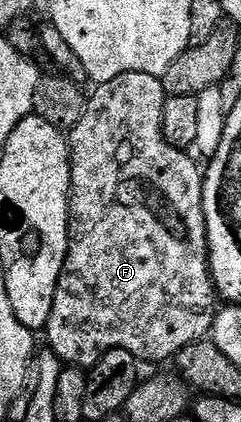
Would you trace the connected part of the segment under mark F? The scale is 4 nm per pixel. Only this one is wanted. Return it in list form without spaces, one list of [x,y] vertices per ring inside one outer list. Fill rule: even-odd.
[[[123,73],[119,77],[115,77],[111,81],[106,83],[96,84],[92,88],[92,93],[88,96],[85,111],[79,118],[77,124],[74,125],[73,129],[68,132],[67,138],[69,140],[69,166],[71,168],[71,194],[69,197],[69,252],[65,258],[65,264],[61,270],[61,276],[57,282],[57,288],[55,289],[55,301],[53,302],[53,308],[51,309],[51,317],[49,323],[45,326],[43,332],[44,338],[49,338],[47,343],[48,350],[55,352],[61,359],[62,364],[71,367],[80,367],[82,369],[91,369],[97,364],[99,360],[104,357],[107,352],[111,349],[127,349],[127,353],[131,353],[138,361],[144,361],[145,359],[149,363],[161,363],[164,359],[172,360],[176,357],[180,351],[191,346],[193,343],[200,343],[212,332],[213,320],[217,317],[219,310],[219,296],[217,294],[216,287],[213,286],[213,274],[209,272],[209,234],[205,228],[205,214],[203,213],[203,189],[201,188],[203,182],[203,171],[197,163],[192,154],[181,151],[177,147],[173,147],[163,137],[163,109],[165,108],[165,100],[167,98],[163,85],[161,84],[160,78],[151,73]]]

